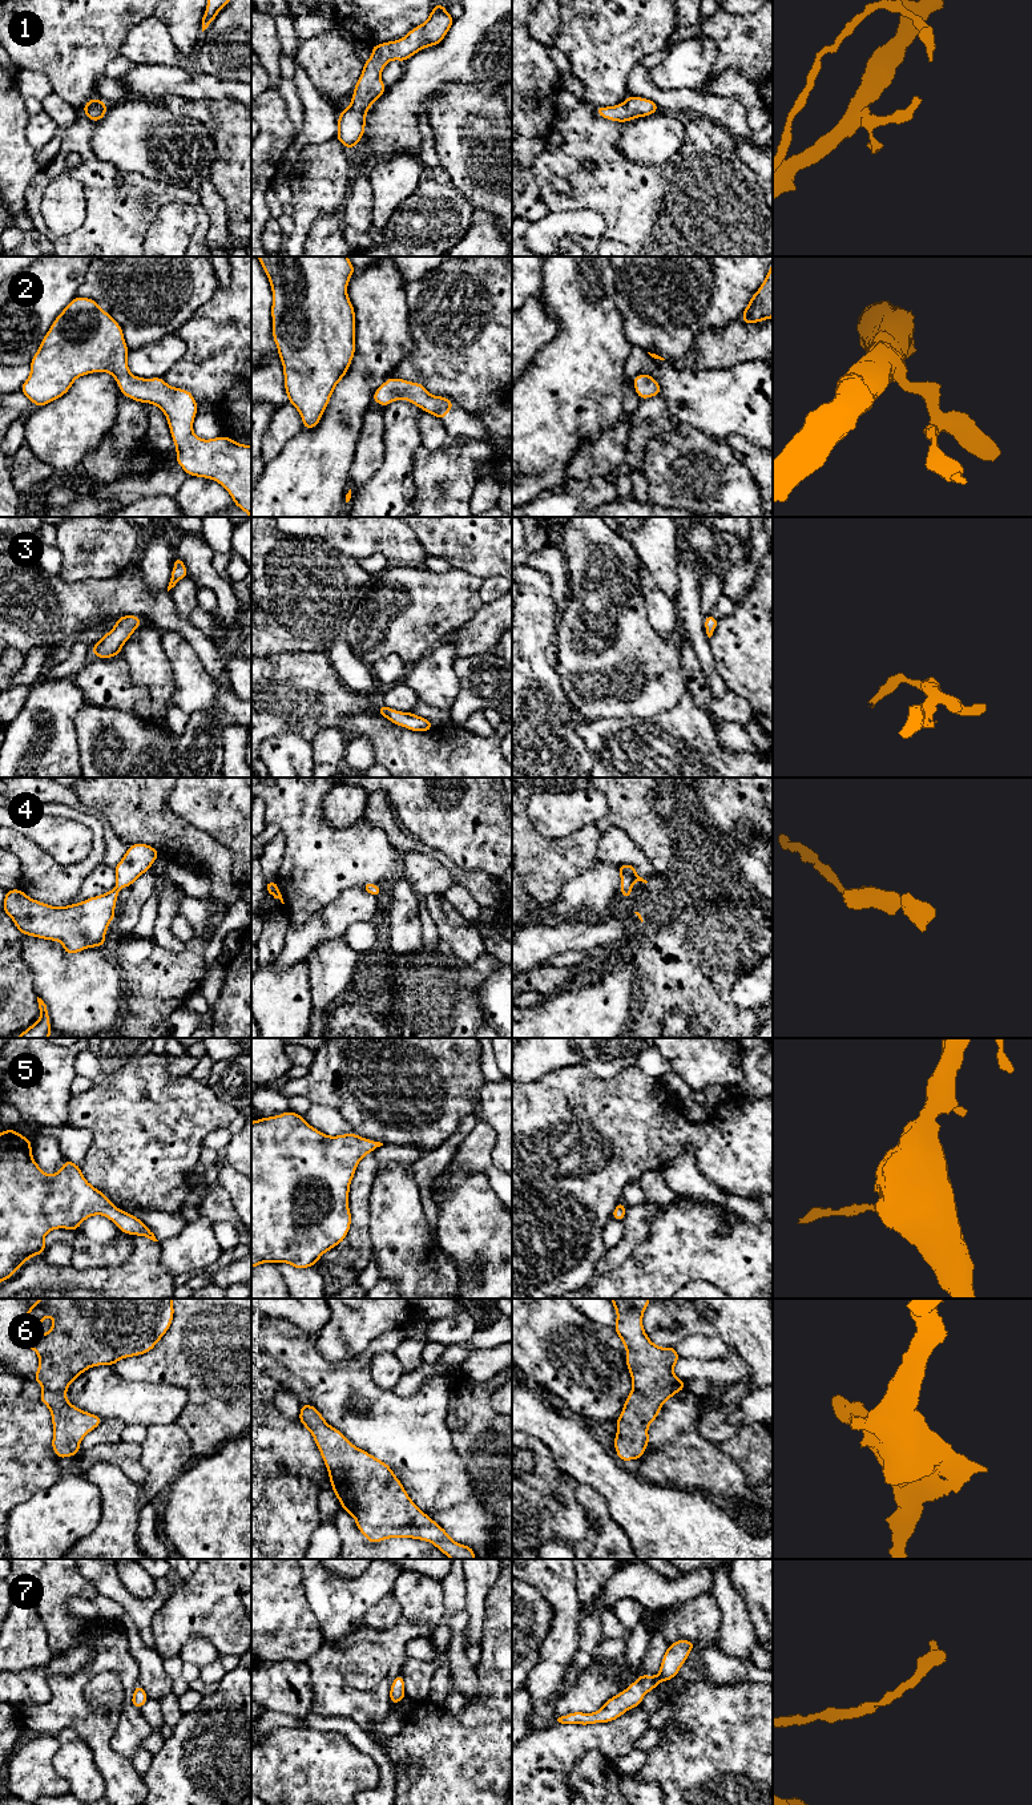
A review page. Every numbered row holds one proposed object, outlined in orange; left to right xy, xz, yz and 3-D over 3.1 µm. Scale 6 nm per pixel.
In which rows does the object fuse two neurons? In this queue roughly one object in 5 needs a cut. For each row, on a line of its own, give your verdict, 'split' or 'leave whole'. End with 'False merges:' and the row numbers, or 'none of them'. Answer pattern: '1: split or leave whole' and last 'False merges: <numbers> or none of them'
1: leave whole
2: leave whole
3: leave whole
4: leave whole
5: leave whole
6: leave whole
7: leave whole
False merges: none of them

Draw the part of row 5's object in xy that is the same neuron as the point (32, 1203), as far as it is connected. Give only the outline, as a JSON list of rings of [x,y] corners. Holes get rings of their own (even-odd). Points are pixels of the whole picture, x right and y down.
[[[13,1128],[0,1132],[0,1283],[11,1279],[28,1259],[44,1253],[48,1232],[57,1228],[76,1232],[85,1219],[94,1215],[106,1216],[128,1235],[158,1241],[138,1218],[118,1210],[105,1194],[89,1184],[78,1164],[65,1160],[51,1176],[35,1162],[31,1147],[32,1140]]]

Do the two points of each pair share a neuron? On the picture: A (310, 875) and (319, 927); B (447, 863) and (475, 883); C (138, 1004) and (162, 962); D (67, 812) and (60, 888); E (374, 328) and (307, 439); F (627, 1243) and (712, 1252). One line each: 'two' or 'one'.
A: two
B: one
C: one
D: one
E: one
F: two

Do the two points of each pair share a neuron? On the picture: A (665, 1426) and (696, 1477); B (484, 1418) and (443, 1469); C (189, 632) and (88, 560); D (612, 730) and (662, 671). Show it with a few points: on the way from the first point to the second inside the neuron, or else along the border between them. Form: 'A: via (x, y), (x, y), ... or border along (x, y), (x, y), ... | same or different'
A: via (673, 1438), (676, 1452), (689, 1465) | same
B: border along (446, 1422), (452, 1446), (472, 1480) | different
C: border along (121, 572), (108, 578), (87, 578), (81, 581) | different
D: border along (653, 715), (645, 718), (597, 718), (592, 721) | different

